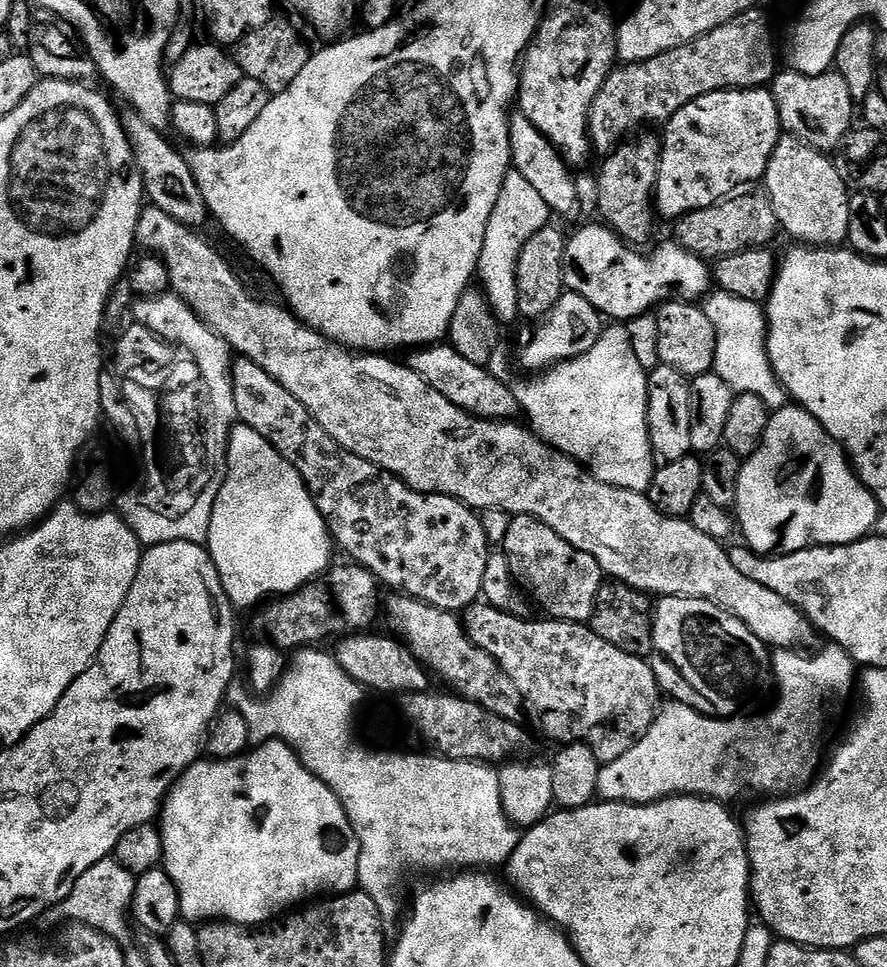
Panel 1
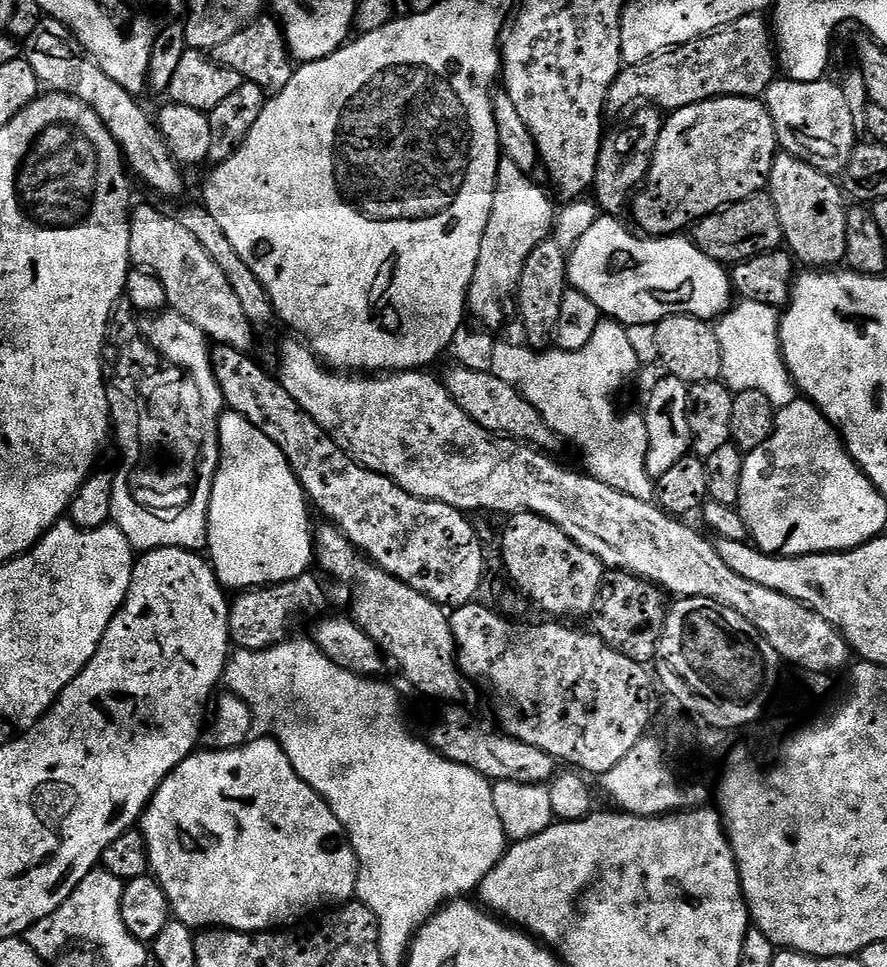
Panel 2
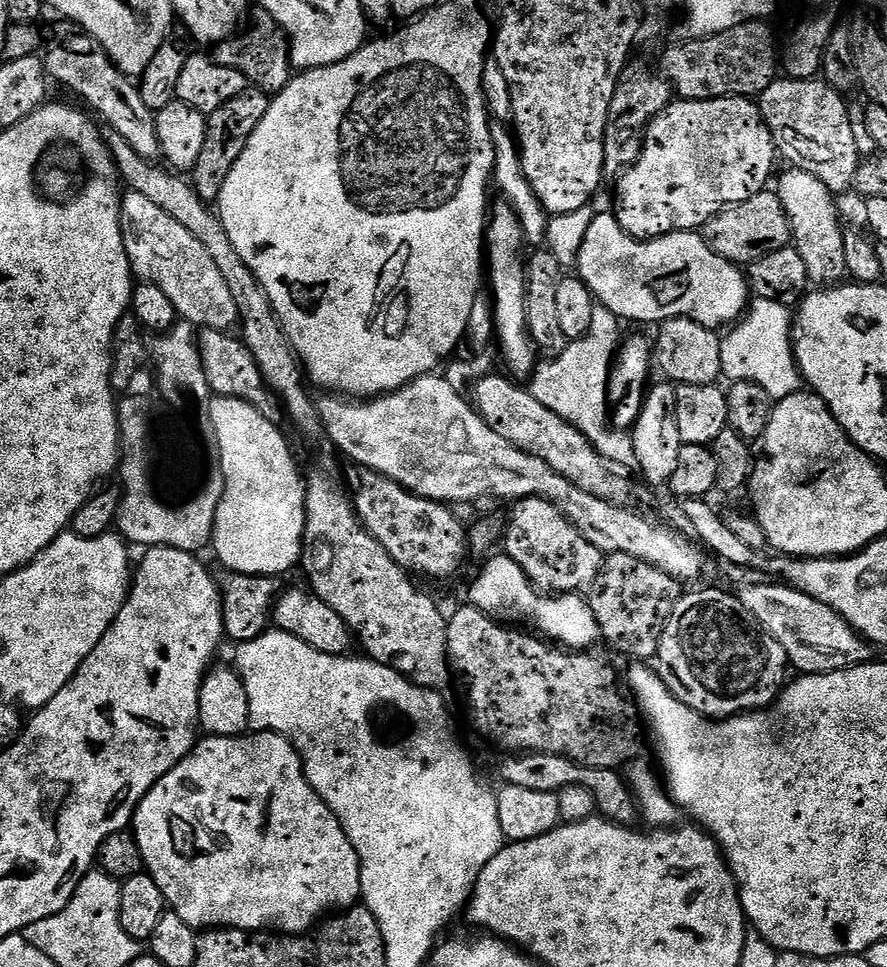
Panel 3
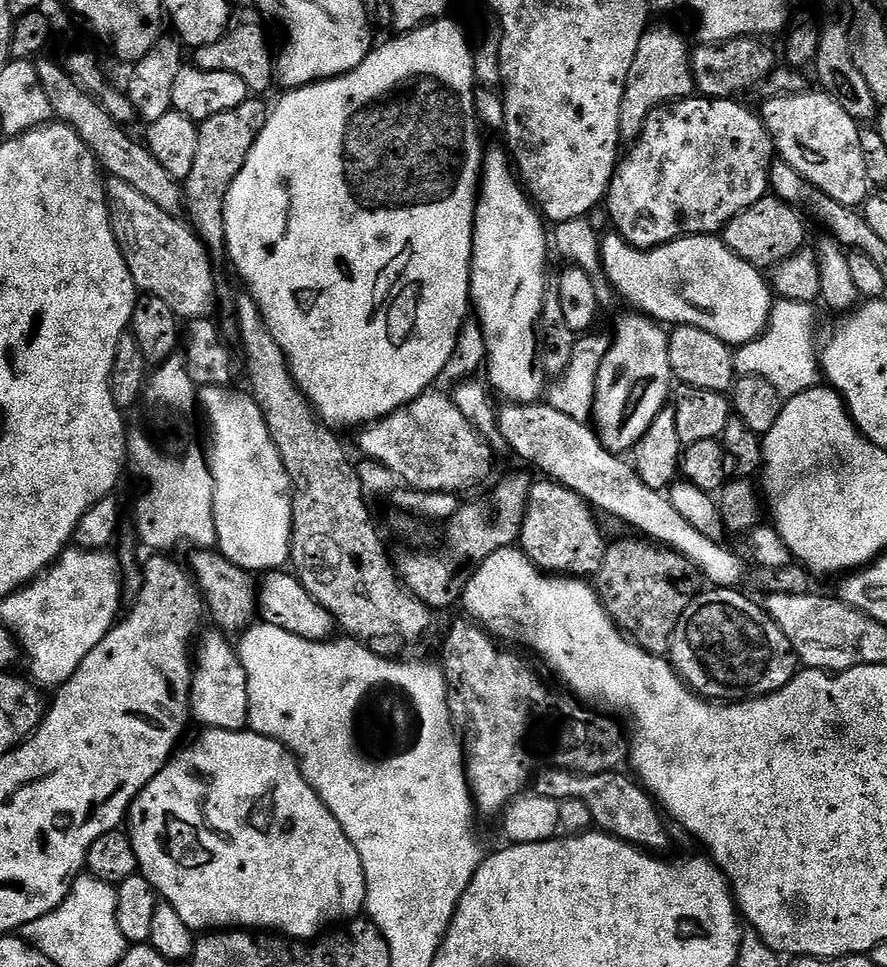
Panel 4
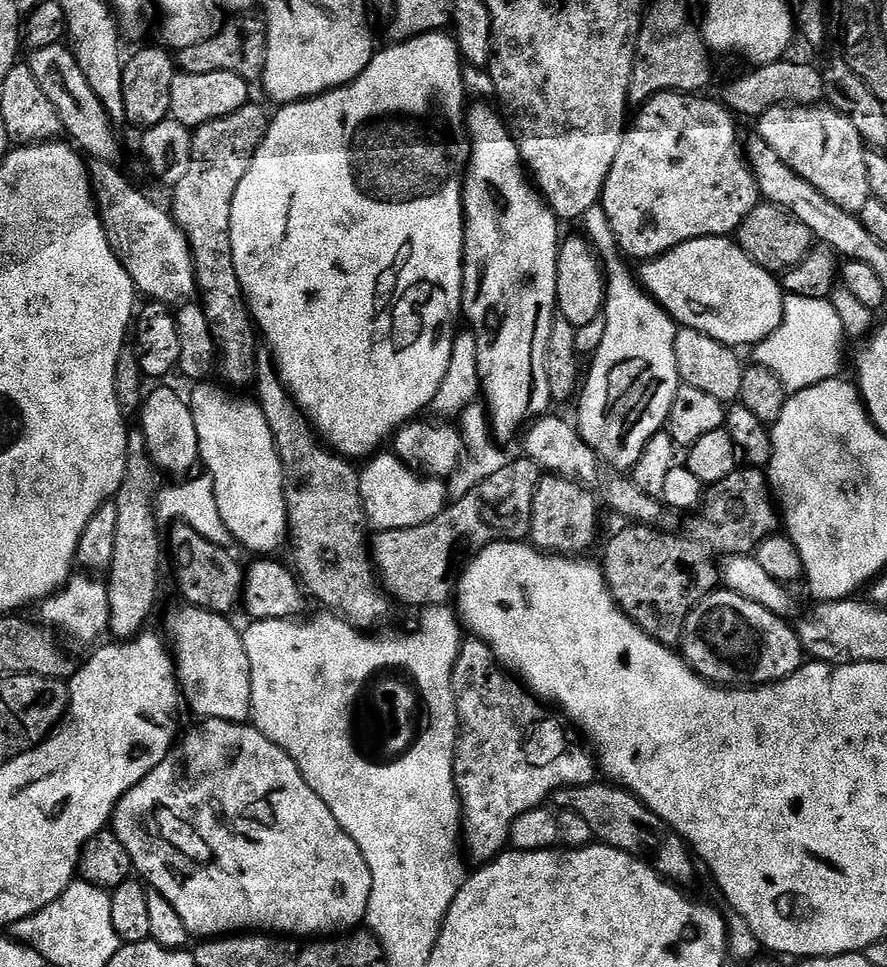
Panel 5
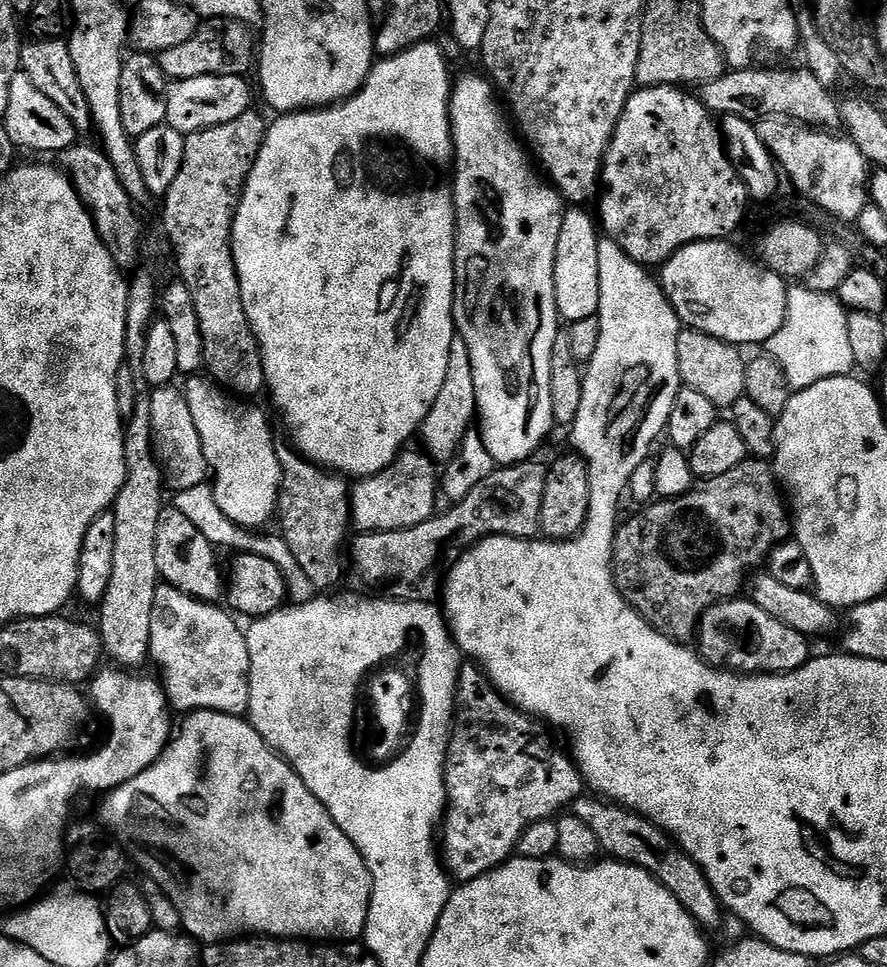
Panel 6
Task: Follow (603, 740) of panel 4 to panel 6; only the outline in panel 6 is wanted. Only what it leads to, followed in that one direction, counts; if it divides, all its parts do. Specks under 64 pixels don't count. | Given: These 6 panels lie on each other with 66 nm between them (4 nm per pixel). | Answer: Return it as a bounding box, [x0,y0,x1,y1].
[438,666,586,882]

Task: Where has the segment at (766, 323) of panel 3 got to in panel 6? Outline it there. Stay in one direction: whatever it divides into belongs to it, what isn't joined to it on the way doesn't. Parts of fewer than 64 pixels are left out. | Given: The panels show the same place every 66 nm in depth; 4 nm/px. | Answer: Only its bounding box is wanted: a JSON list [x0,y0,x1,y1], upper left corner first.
[766,286,856,390]

